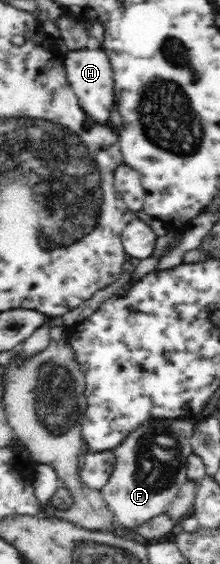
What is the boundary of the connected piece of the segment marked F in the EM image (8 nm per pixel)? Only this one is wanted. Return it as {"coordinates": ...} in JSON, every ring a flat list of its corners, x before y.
{"coordinates":[[187,418,149,419,125,437,120,445,113,449,114,466,106,485,101,489,108,509,114,514,116,524,122,527,124,534,135,532,143,523,157,515,164,514,170,502,176,497,180,485,186,483,187,461,191,455,191,435,194,435,196,423]]}

